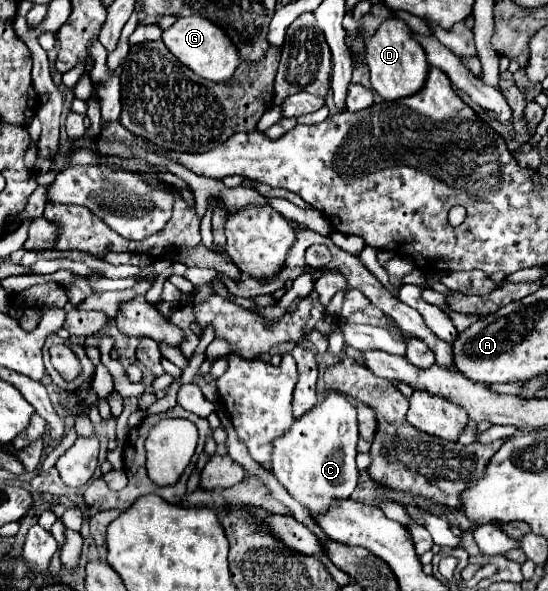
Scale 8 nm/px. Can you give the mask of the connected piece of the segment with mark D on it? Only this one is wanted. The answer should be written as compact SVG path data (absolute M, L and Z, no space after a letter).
M397 17L383 21L377 33L365 43L367 43L367 65L371 71L371 87L385 101L403 99L415 95L415 91L421 91L429 73L429 65L423 47L419 47L419 43L413 41L413 37L409 35L409 25L405 21Z

